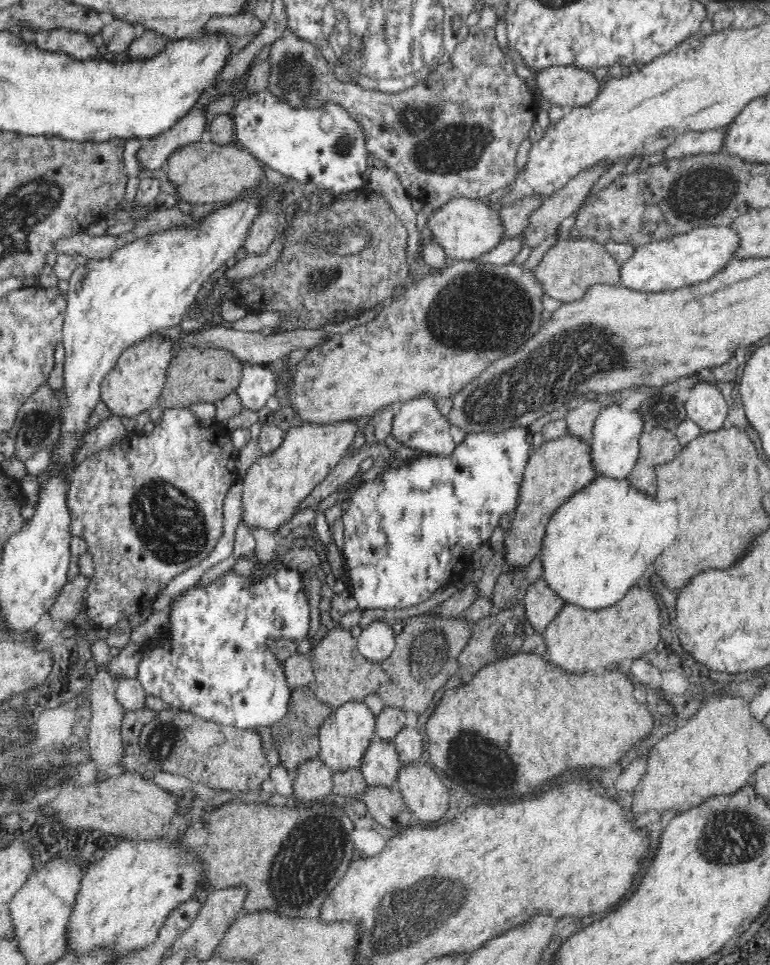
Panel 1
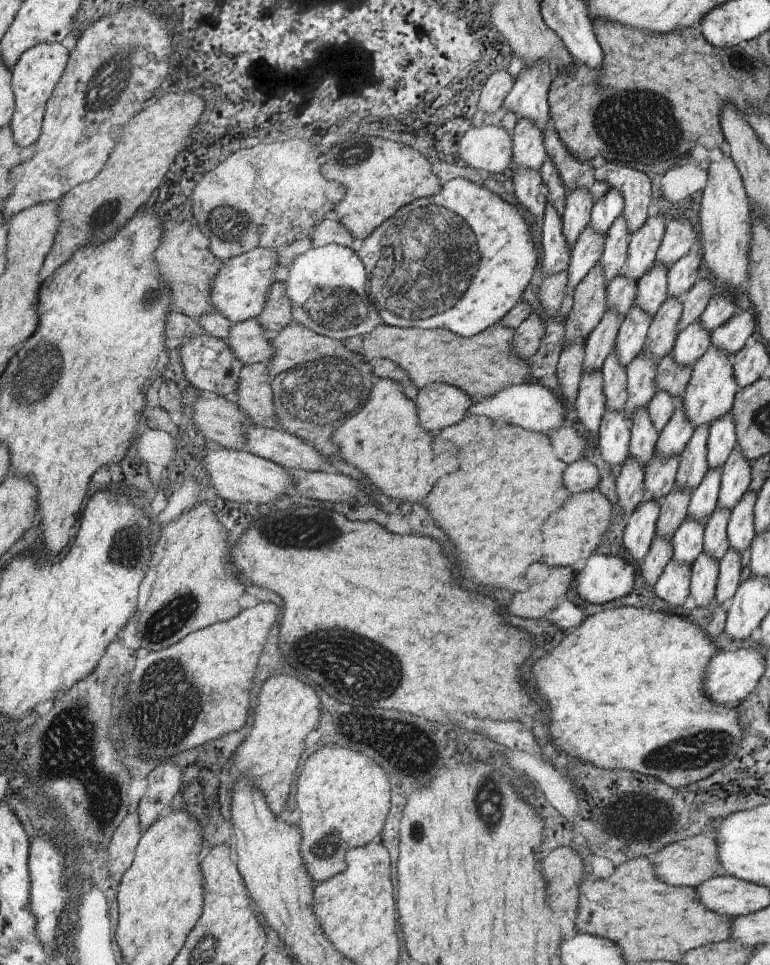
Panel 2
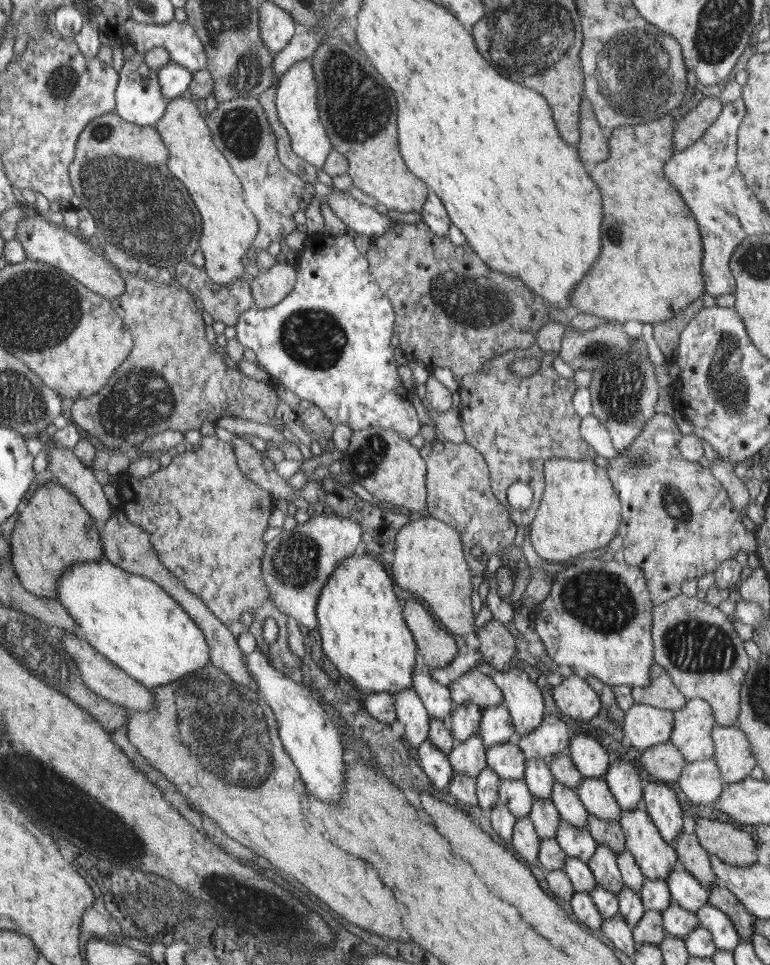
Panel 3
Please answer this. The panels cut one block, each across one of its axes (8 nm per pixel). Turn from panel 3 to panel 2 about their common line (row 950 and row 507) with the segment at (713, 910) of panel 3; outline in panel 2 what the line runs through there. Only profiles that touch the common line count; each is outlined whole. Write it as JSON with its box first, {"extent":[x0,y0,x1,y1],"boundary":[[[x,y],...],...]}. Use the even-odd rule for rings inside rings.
{"extent":[718,444,752,510],"boundary":[[[737,444],[723,464],[718,507],[732,510],[736,506],[752,482],[751,466],[752,462],[745,457]]]}

